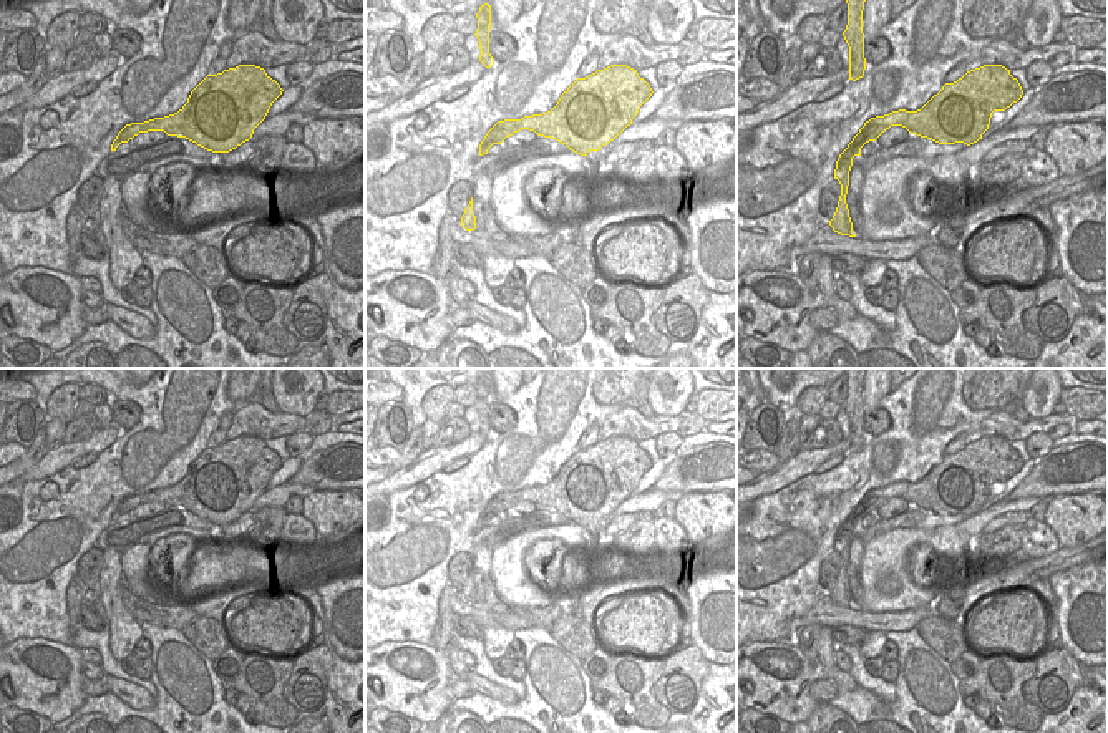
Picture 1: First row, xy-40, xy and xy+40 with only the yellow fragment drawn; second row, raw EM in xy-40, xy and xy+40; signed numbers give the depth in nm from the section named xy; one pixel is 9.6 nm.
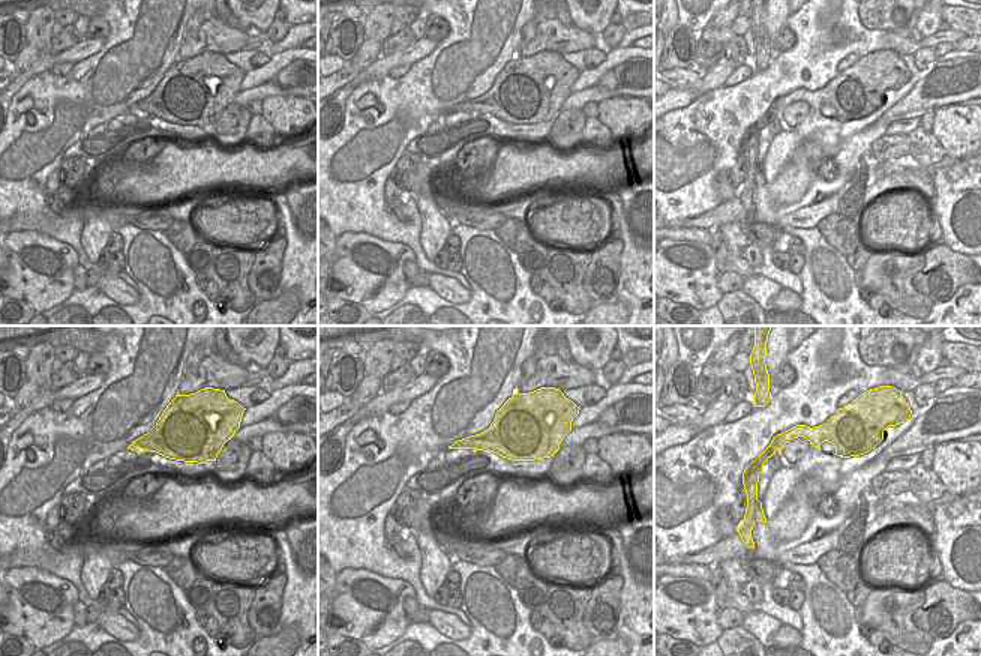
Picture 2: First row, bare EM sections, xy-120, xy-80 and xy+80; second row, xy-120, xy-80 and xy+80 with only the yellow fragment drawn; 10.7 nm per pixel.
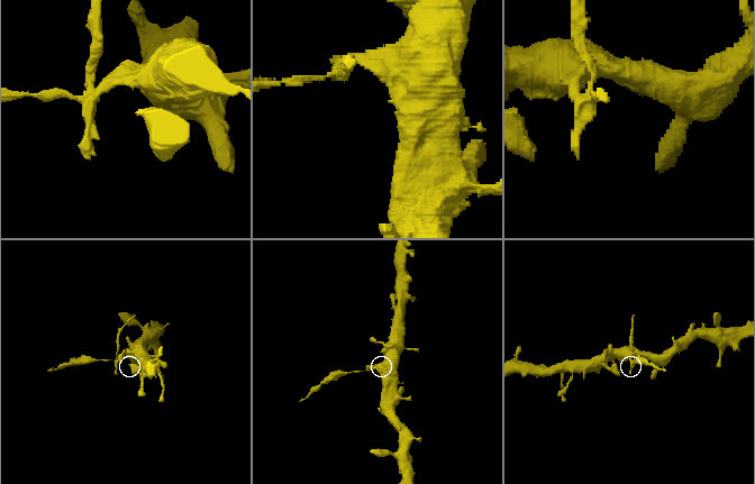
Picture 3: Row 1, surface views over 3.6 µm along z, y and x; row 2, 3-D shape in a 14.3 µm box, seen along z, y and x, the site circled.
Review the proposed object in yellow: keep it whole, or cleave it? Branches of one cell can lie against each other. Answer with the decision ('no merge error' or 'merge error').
merge error

